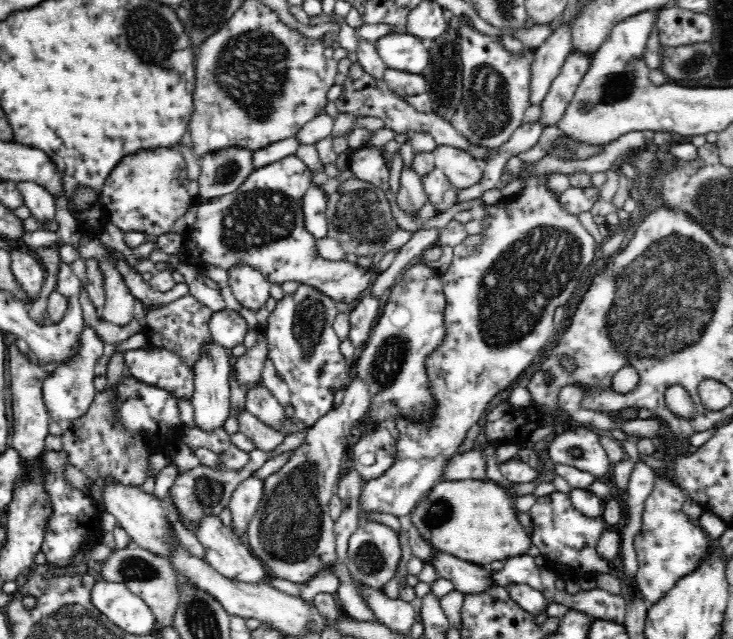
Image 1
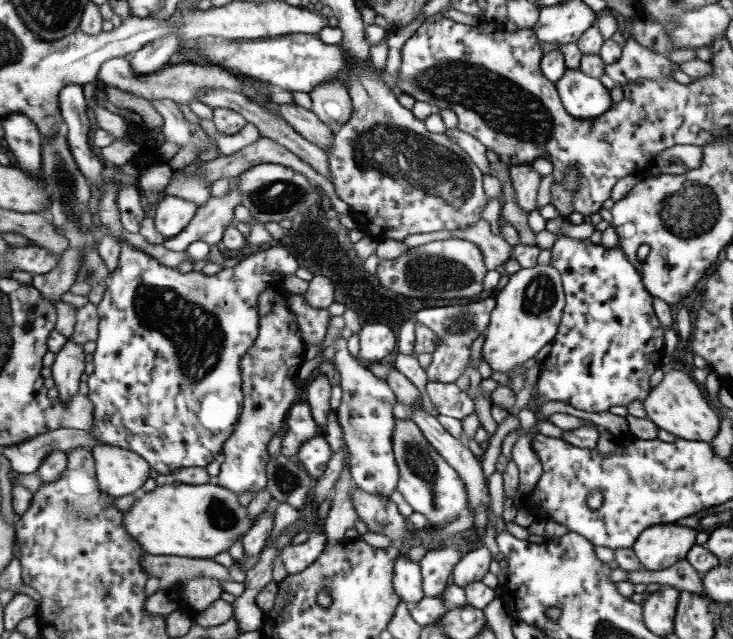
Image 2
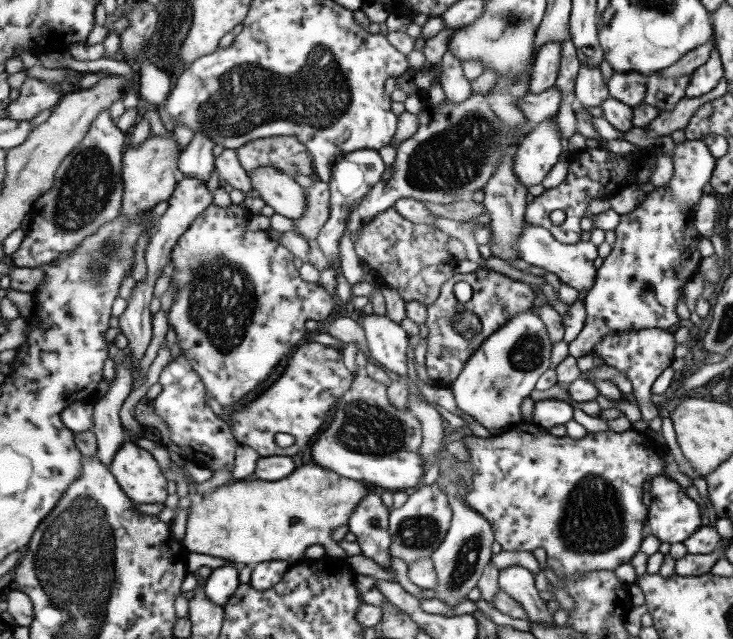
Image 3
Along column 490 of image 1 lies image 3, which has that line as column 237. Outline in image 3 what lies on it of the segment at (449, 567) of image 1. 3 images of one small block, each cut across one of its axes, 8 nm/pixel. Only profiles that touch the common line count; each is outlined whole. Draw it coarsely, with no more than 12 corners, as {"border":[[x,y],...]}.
{"border":[[235,566],[213,570],[205,584],[207,596],[219,604],[235,596],[241,570]]}

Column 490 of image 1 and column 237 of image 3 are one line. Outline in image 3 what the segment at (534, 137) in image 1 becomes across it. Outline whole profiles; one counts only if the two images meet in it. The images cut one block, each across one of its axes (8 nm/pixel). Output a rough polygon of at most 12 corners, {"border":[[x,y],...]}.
{"border":[[223,150],[215,172],[223,188],[255,190],[239,150]]}

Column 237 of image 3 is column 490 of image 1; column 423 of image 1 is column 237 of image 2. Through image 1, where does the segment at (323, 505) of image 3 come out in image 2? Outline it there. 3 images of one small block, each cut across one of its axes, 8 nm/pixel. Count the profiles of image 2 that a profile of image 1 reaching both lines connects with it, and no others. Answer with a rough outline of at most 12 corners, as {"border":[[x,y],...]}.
{"border":[[169,480],[123,514],[147,554],[213,558],[255,522],[229,488]]}

